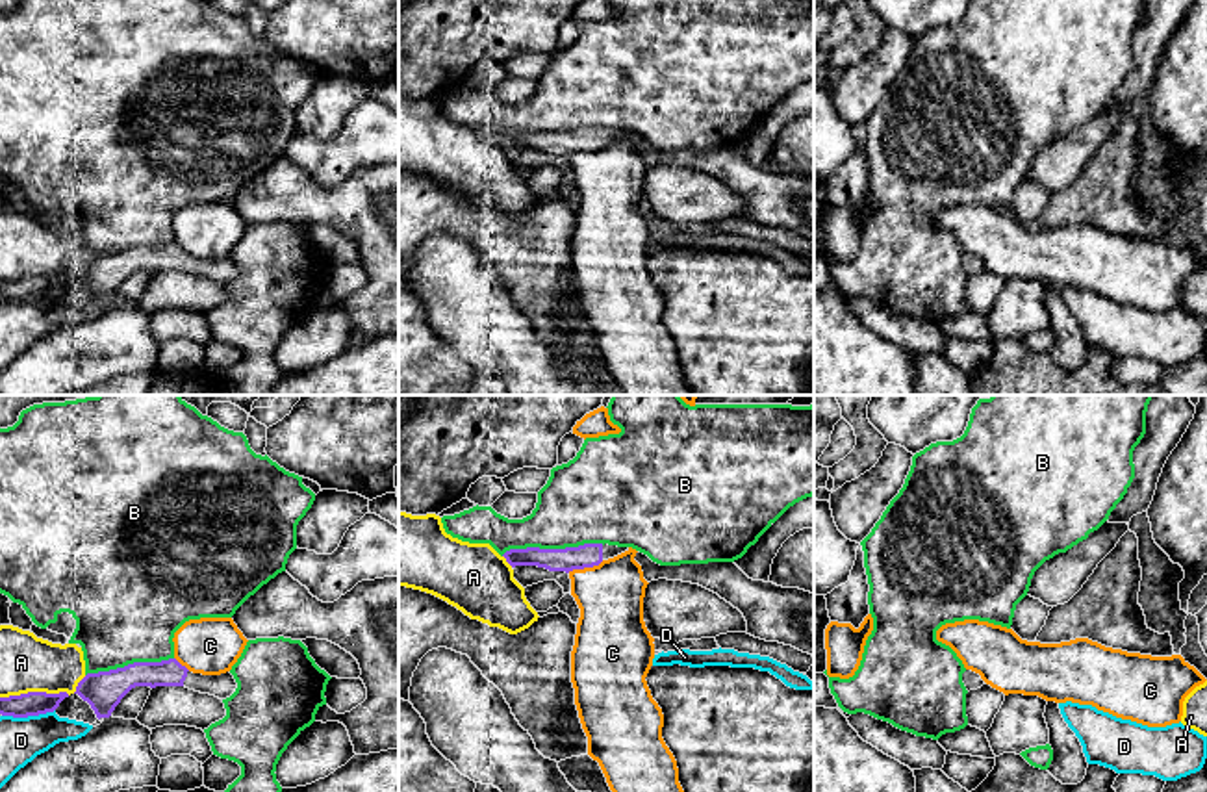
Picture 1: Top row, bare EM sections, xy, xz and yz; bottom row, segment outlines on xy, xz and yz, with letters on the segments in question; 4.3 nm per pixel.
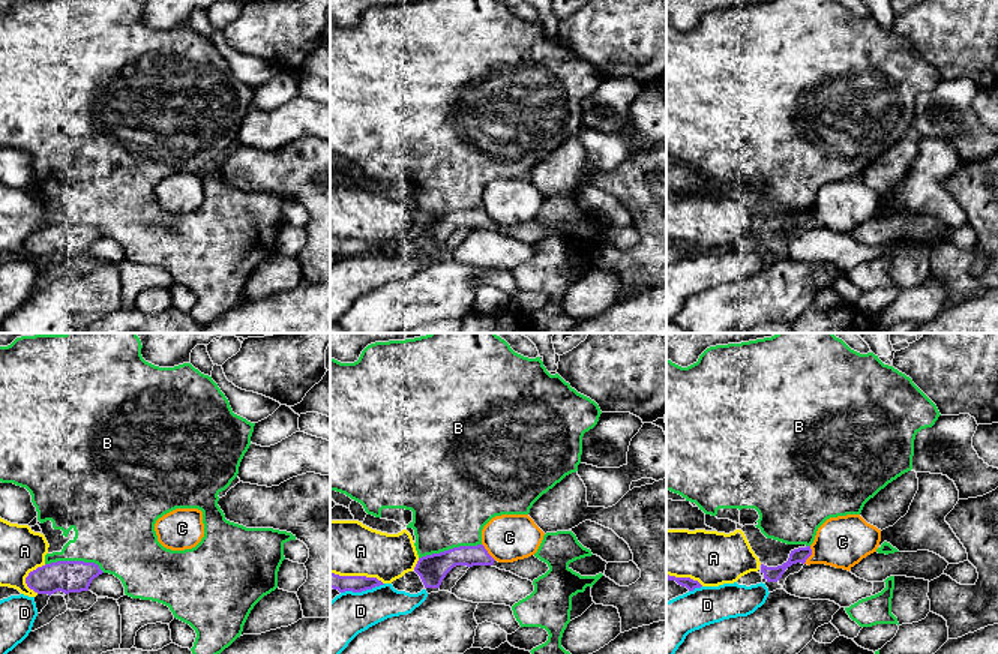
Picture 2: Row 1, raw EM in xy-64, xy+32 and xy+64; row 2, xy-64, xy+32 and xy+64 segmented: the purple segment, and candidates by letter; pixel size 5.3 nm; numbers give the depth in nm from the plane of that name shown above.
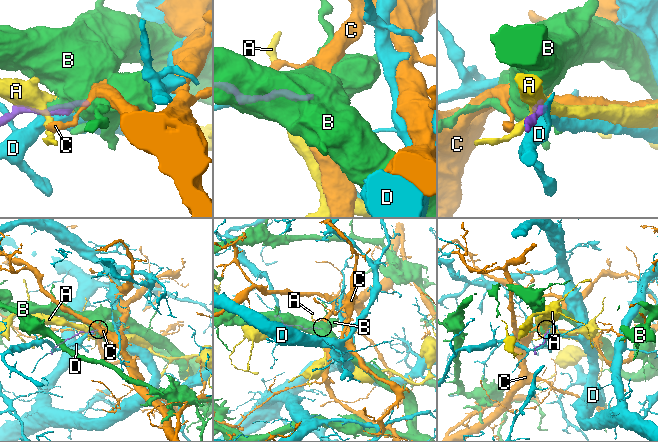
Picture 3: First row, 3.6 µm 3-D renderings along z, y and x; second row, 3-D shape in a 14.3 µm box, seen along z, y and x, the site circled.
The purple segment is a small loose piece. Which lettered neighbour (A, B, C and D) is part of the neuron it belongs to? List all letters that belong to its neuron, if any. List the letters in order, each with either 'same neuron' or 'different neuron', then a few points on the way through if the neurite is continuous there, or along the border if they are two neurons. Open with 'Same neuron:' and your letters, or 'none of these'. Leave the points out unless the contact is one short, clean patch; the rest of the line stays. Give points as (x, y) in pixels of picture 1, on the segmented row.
Same neuron: none of these
A: different neuron
B: different neuron
C: different neuron; border xz (603, 561), (568, 572)
D: different neuron

